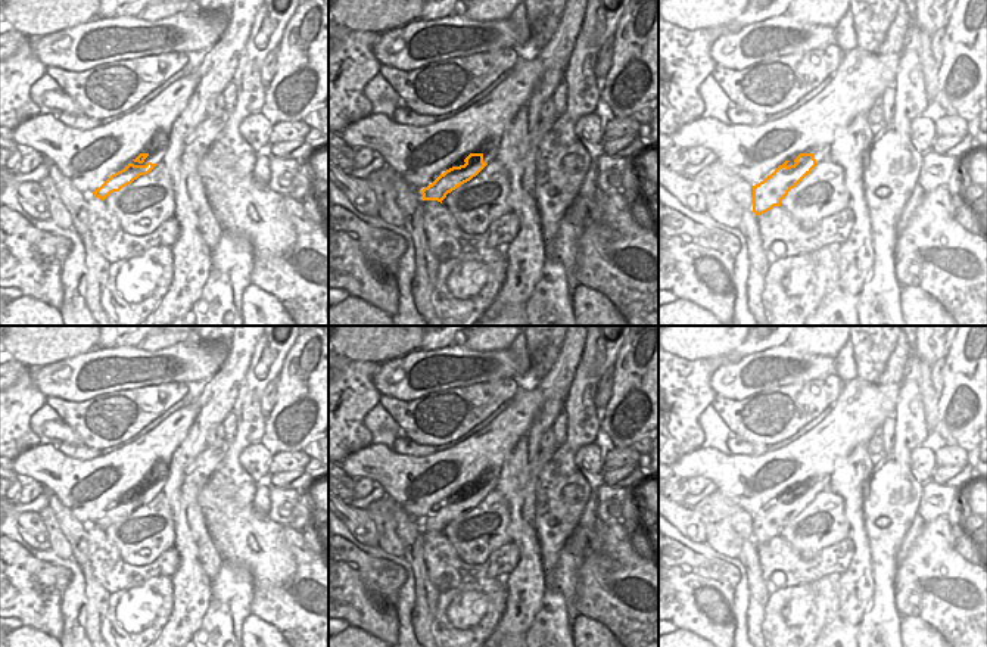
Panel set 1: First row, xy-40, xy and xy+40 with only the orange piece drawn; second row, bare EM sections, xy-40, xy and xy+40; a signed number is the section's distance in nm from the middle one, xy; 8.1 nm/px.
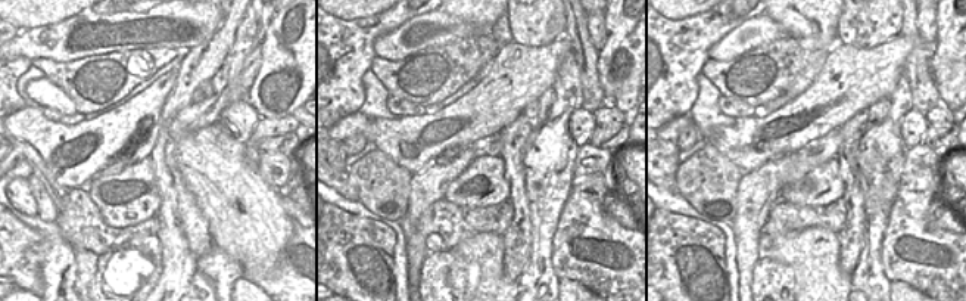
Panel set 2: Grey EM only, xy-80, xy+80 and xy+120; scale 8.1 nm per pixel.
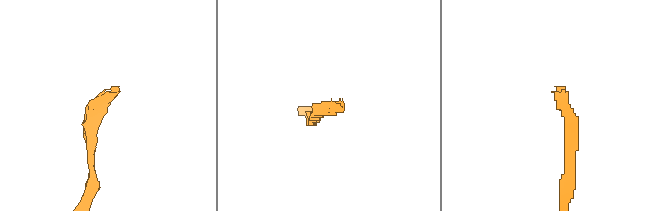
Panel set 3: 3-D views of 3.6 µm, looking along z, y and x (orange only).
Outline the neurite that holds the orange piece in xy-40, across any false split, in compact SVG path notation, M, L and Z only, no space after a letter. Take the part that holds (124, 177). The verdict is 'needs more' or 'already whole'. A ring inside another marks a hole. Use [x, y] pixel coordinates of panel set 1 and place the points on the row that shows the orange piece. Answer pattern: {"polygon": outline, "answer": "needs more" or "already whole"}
{"polygon": "M168 144L156 149L153 153L140 153L124 169L112 174L93 195L105 200L110 193L119 192L122 187L131 184L140 175L149 174L159 162L162 162Z", "answer": "needs more"}

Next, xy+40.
{"polygon": "M819 147L815 153L800 153L794 165L785 161L763 181L753 186L753 212L762 215L773 206L781 206L781 200L794 189L812 169L828 158L828 149Z", "answer": "needs more"}

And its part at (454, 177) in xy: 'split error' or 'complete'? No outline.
split error

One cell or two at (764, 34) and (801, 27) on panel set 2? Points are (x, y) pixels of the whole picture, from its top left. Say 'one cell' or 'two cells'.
two cells

